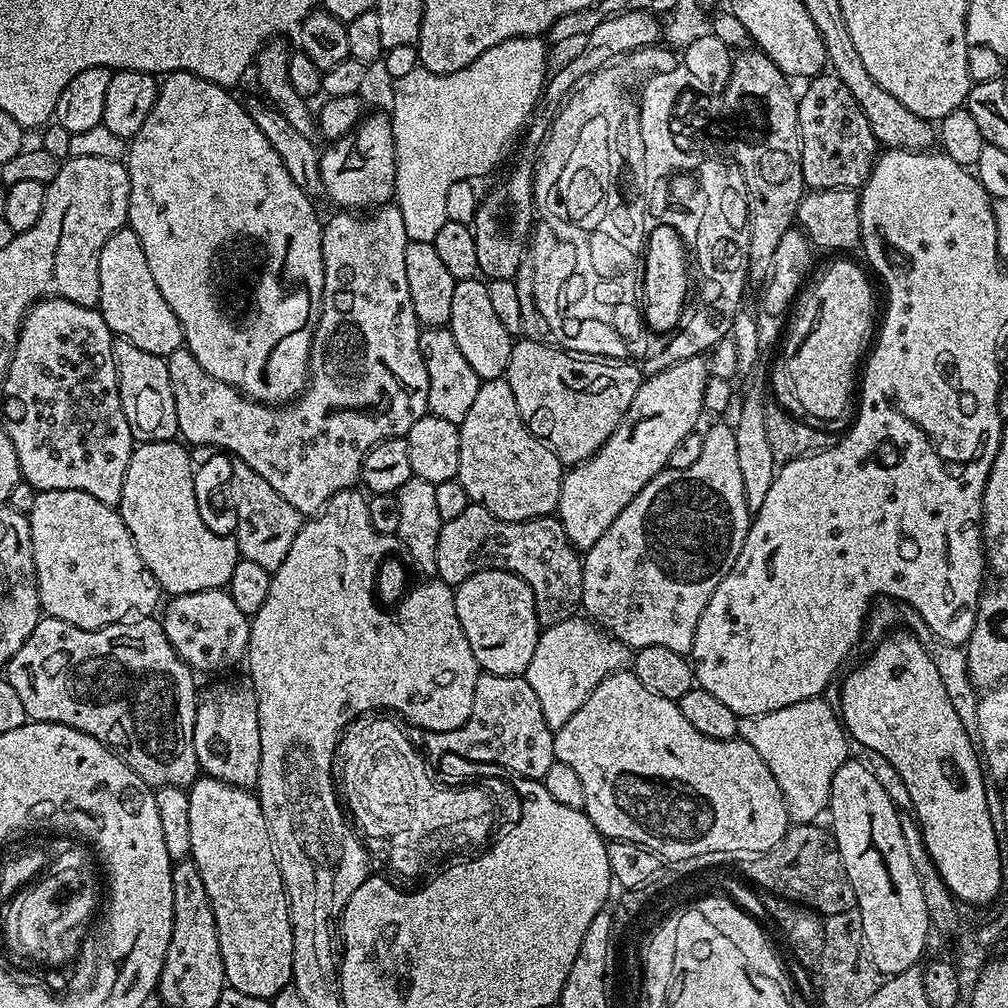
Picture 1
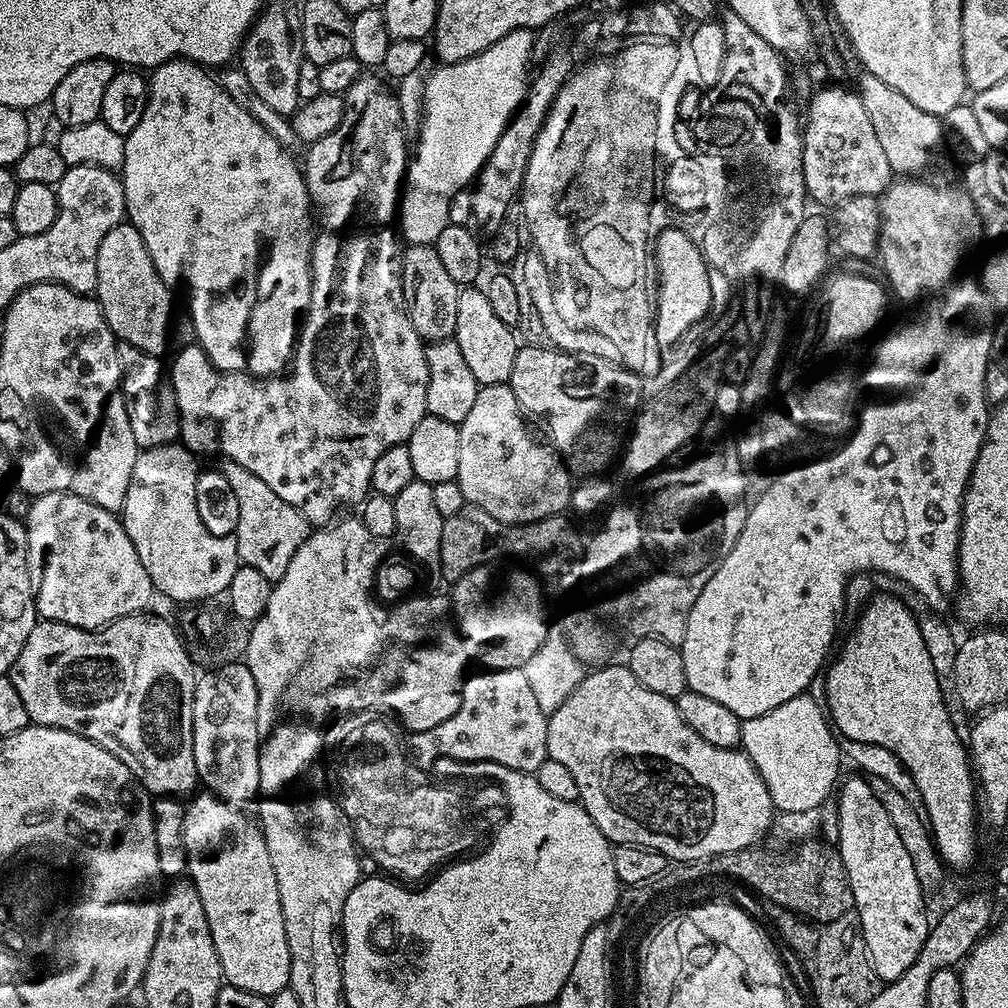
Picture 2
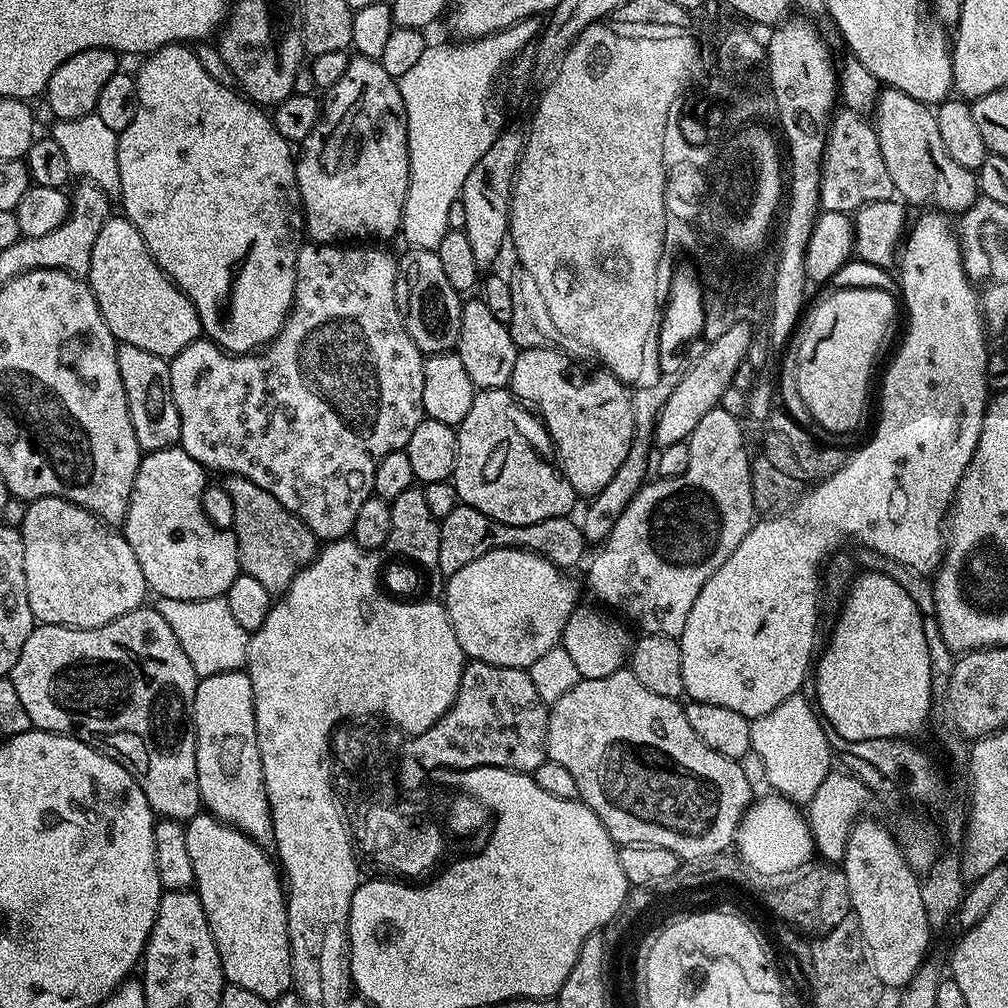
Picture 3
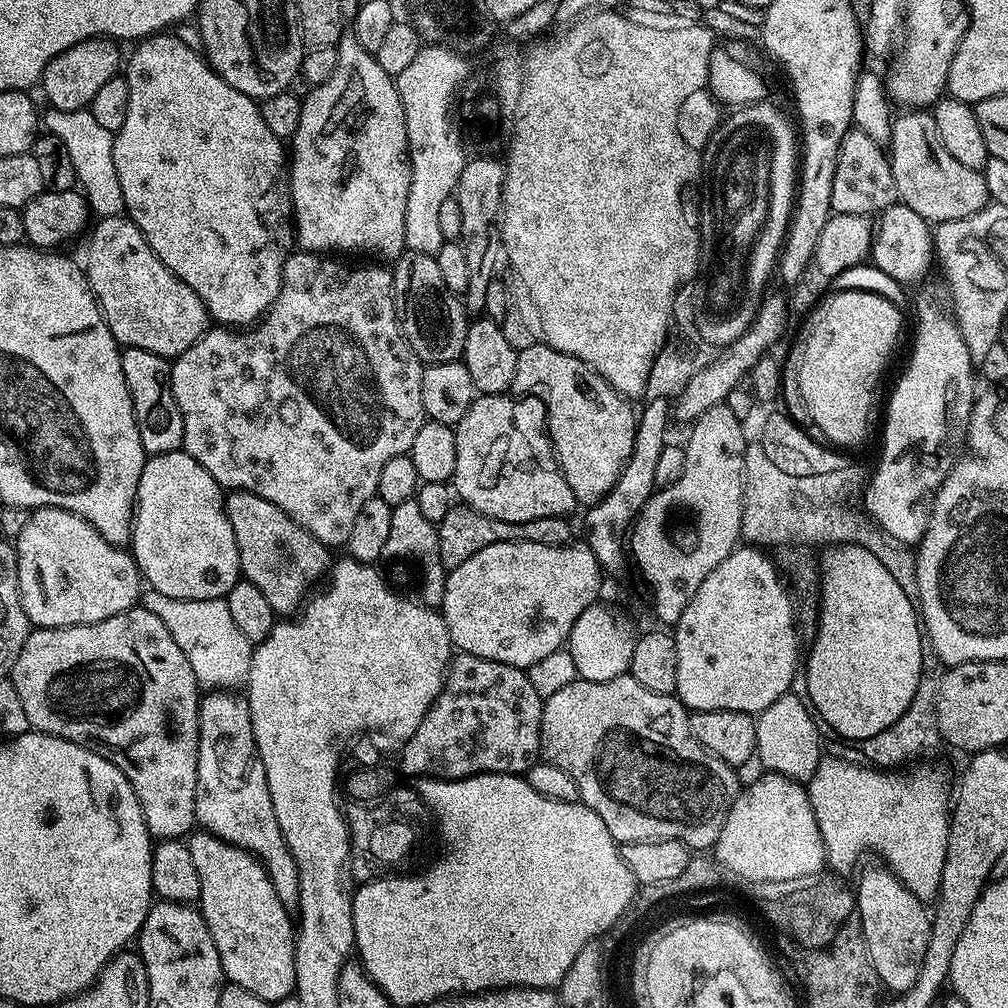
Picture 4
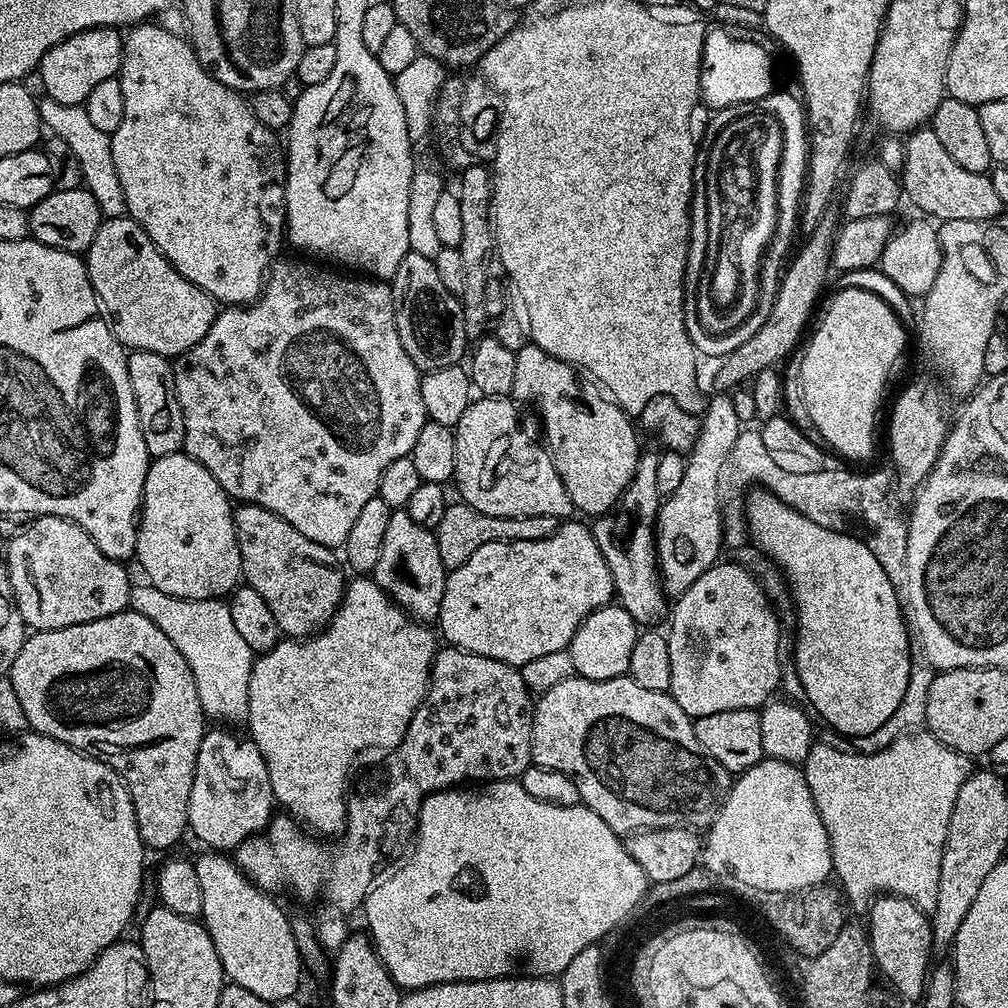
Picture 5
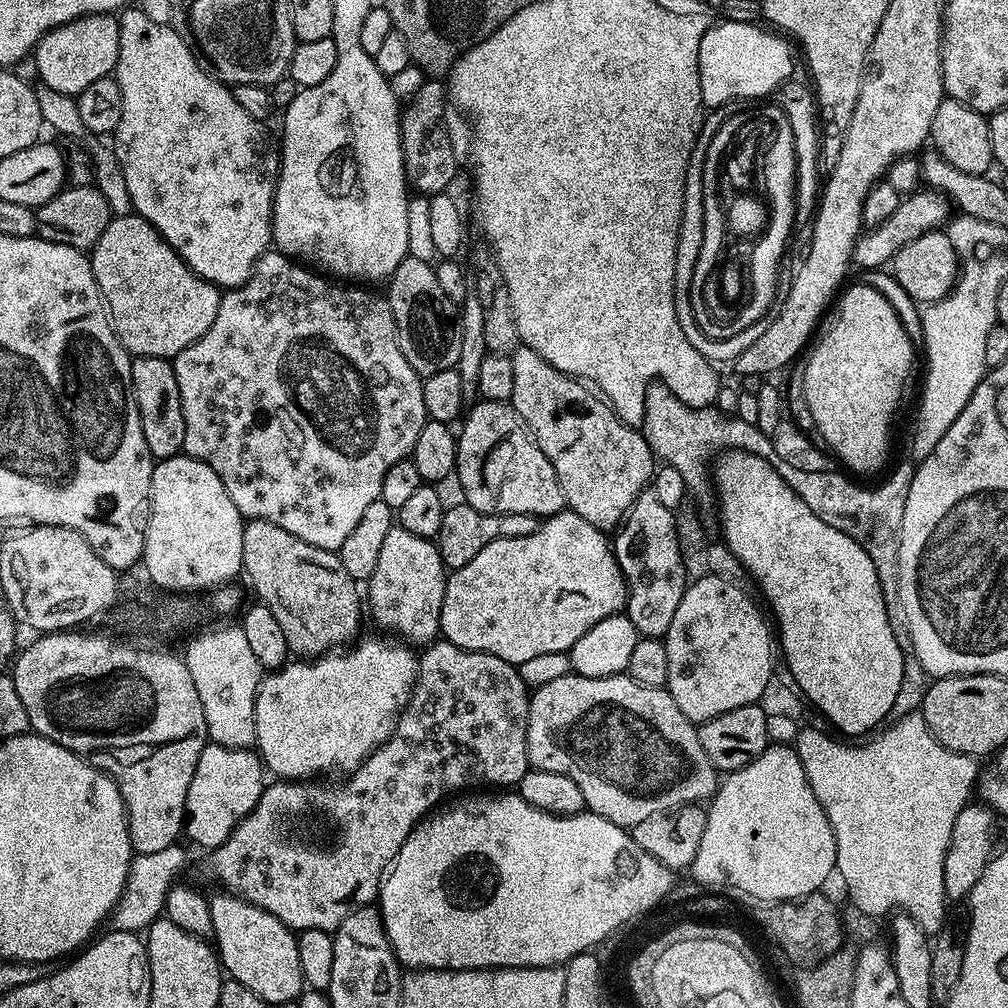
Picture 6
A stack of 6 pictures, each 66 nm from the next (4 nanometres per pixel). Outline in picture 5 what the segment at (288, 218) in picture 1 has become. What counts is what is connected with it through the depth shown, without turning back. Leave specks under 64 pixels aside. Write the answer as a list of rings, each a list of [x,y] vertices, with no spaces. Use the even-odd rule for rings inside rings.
[[[141,22],[127,29],[124,36],[124,57],[120,63],[120,75],[118,77],[122,86],[122,98],[126,98],[126,114],[122,114],[122,126],[111,133],[112,153],[114,154],[114,170],[118,170],[118,178],[122,181],[122,194],[126,194],[126,206],[128,215],[146,230],[146,234],[152,240],[153,246],[161,252],[165,258],[173,264],[194,286],[201,288],[207,296],[224,306],[243,306],[251,304],[260,294],[265,279],[272,267],[281,255],[280,247],[286,244],[286,190],[278,190],[276,186],[268,186],[262,180],[260,162],[256,156],[256,146],[250,142],[250,138],[256,140],[256,136],[264,136],[260,130],[262,122],[254,118],[251,103],[241,93],[228,88],[222,82],[213,78],[212,73],[206,71],[202,62],[198,62],[196,51],[191,43],[180,36],[175,36],[168,28],[159,28],[156,22]],[[266,188],[268,188],[268,222],[266,226],[258,226],[258,214],[254,204],[266,204]]]

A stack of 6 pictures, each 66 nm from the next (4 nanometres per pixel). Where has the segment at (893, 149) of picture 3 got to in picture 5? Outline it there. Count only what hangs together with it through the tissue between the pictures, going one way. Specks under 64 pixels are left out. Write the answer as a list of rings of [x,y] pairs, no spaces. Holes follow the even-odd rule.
[[[921,126],[904,140],[904,171],[902,173],[902,188],[920,208],[936,208],[935,219],[946,220],[993,220],[1001,215],[1006,206],[1002,198],[994,190],[991,175],[965,170],[958,166],[954,158],[934,134],[931,126]]]

